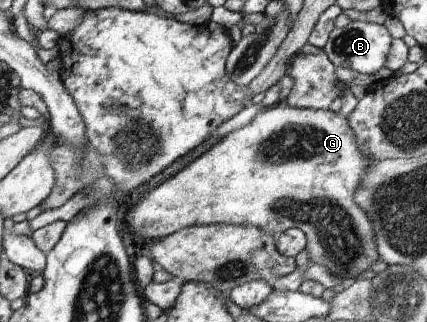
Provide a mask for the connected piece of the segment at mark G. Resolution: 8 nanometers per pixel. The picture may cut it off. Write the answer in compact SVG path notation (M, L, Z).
M281 100L276 106L269 107L266 111L259 111L254 119L246 126L233 130L211 147L208 151L196 158L189 165L177 172L173 177L155 187L151 192L145 194L137 203L125 211L125 225L132 233L135 240L157 241L167 238L168 235L175 234L176 231L184 230L188 227L229 223L229 225L255 225L265 229L269 235L279 235L286 229L297 228L306 233L306 249L313 264L321 265L337 279L345 279L350 284L361 273L370 269L371 265L379 259L377 255L377 243L373 235L372 219L369 219L368 212L363 211L356 202L356 193L360 189L361 179L368 173L368 166L372 164L369 156L361 151L360 144L357 143L356 134L347 118L339 117L330 110L301 109L291 107L286 101Z

